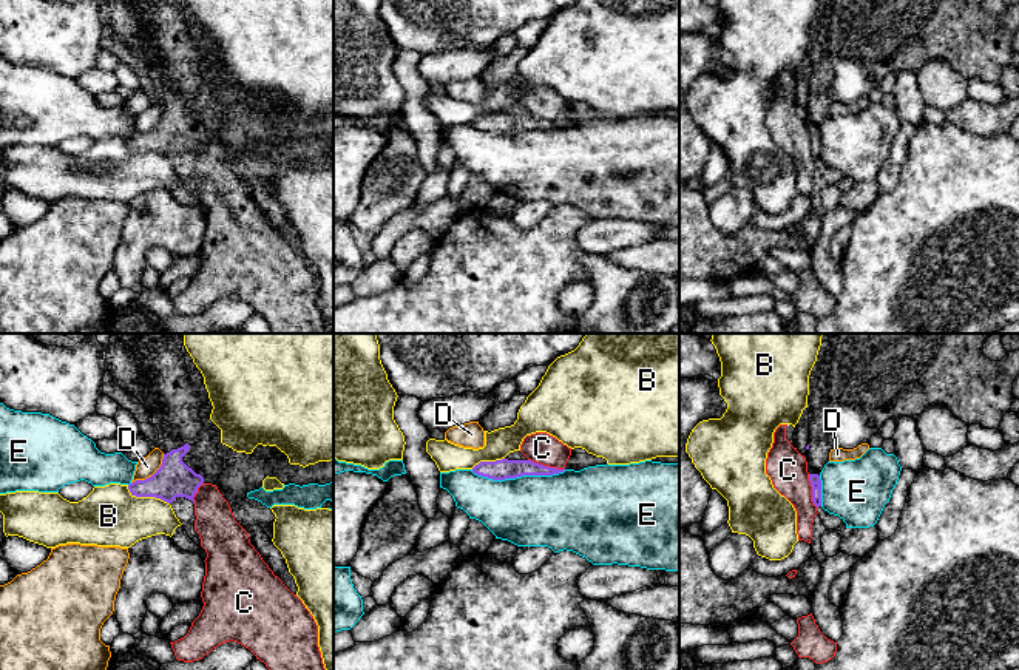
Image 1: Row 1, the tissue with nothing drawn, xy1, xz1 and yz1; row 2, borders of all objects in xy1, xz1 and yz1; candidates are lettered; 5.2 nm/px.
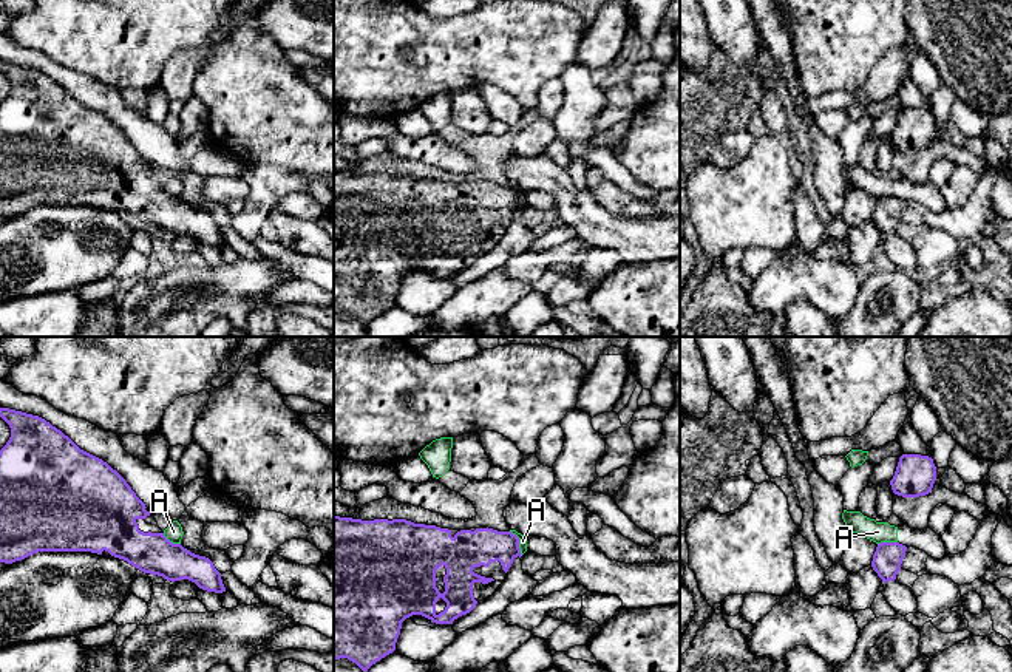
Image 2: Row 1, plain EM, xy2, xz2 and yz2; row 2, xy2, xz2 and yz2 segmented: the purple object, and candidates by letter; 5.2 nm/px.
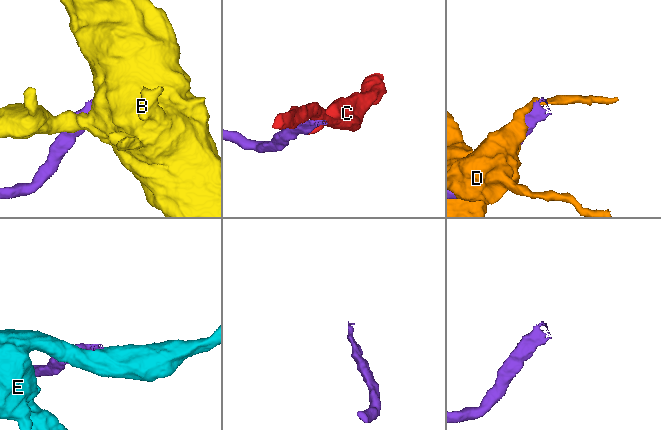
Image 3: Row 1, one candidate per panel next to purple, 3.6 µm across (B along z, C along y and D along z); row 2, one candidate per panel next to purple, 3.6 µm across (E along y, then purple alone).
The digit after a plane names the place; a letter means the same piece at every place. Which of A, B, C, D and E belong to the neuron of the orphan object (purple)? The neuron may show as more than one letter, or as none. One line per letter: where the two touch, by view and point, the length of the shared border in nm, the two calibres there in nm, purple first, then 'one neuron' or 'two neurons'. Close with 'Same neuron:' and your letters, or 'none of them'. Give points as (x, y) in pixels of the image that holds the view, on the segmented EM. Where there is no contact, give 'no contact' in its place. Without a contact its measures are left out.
A: contact xz2 (518, 543); length 150 nm; calibres 190 and 50 nm; two neurons
B: contact xy1 (147, 496); length 240 nm; calibres 190 and 320 nm; two neurons
C: contact xz1 (547, 466); length 200 nm; calibres 110 and 160 nm; two neurons
D: contact xy1 (153, 474); length 240 nm; calibres 190 and 100 nm; two neurons
E: contact xz1 (517, 476); length 500 nm; calibres 110 and 360 nm; two neurons
Same neuron: none of them

